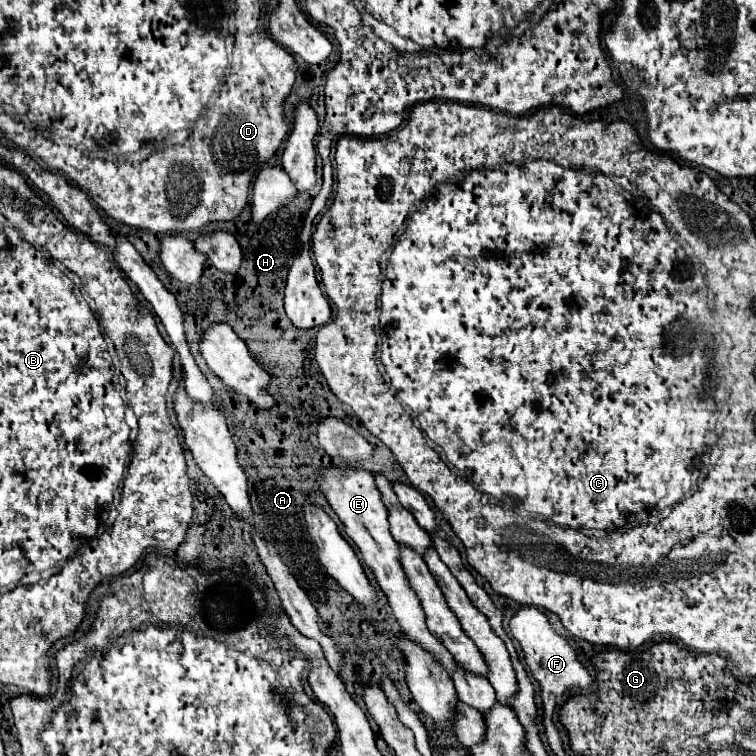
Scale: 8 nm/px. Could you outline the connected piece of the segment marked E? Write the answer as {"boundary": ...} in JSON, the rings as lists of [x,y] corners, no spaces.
{"boundary":[[[349,467],[325,469],[325,471],[321,471],[321,475],[323,475],[323,479],[319,481],[321,491],[325,493],[333,511],[343,521],[345,533],[359,547],[363,561],[375,573],[375,579],[377,579],[379,587],[383,589],[383,593],[387,595],[389,605],[391,605],[393,615],[397,617],[399,625],[403,627],[407,637],[411,637],[411,641],[415,641],[419,647],[429,651],[435,657],[435,661],[445,669],[445,673],[449,673],[449,677],[453,677],[455,669],[459,669],[457,661],[437,641],[437,637],[427,629],[427,625],[423,621],[423,607],[419,607],[419,597],[415,597],[415,593],[407,581],[407,575],[403,573],[403,565],[399,565],[399,543],[391,537],[391,529],[389,529],[389,521],[387,521],[389,511],[383,503],[383,495],[379,493],[379,489],[375,485],[373,475],[363,469],[349,469]]]}

